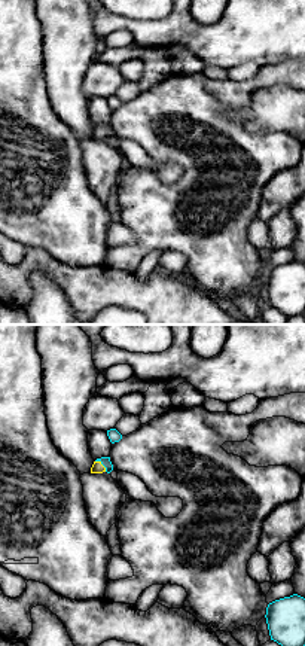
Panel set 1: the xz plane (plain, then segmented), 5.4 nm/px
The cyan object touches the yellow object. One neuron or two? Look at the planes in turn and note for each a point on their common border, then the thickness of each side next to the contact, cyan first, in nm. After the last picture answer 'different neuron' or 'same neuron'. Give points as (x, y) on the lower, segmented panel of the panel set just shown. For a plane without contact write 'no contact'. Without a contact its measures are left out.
meets cyan at (101, 463); 50 nm thick on the cyan side, 60 nm on the other

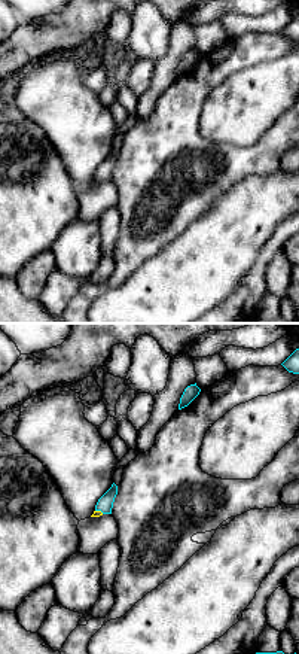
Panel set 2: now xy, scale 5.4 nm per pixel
meets cyan at (100, 510); 90 nm thick on the cyan side, 30 nm on the other

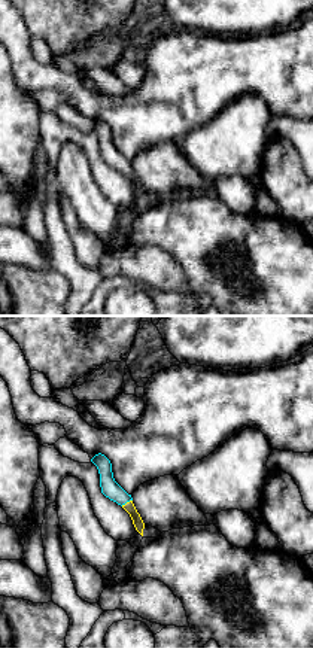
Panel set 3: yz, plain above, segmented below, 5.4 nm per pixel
meets cyan at (125, 502); 100 nm thick on the cyan side, 60 nm on the other

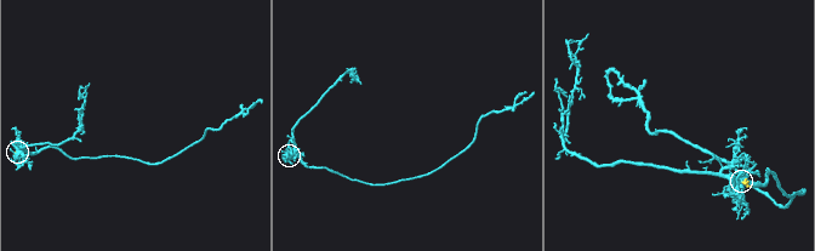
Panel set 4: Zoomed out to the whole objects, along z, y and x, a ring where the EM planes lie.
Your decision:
same neuron

